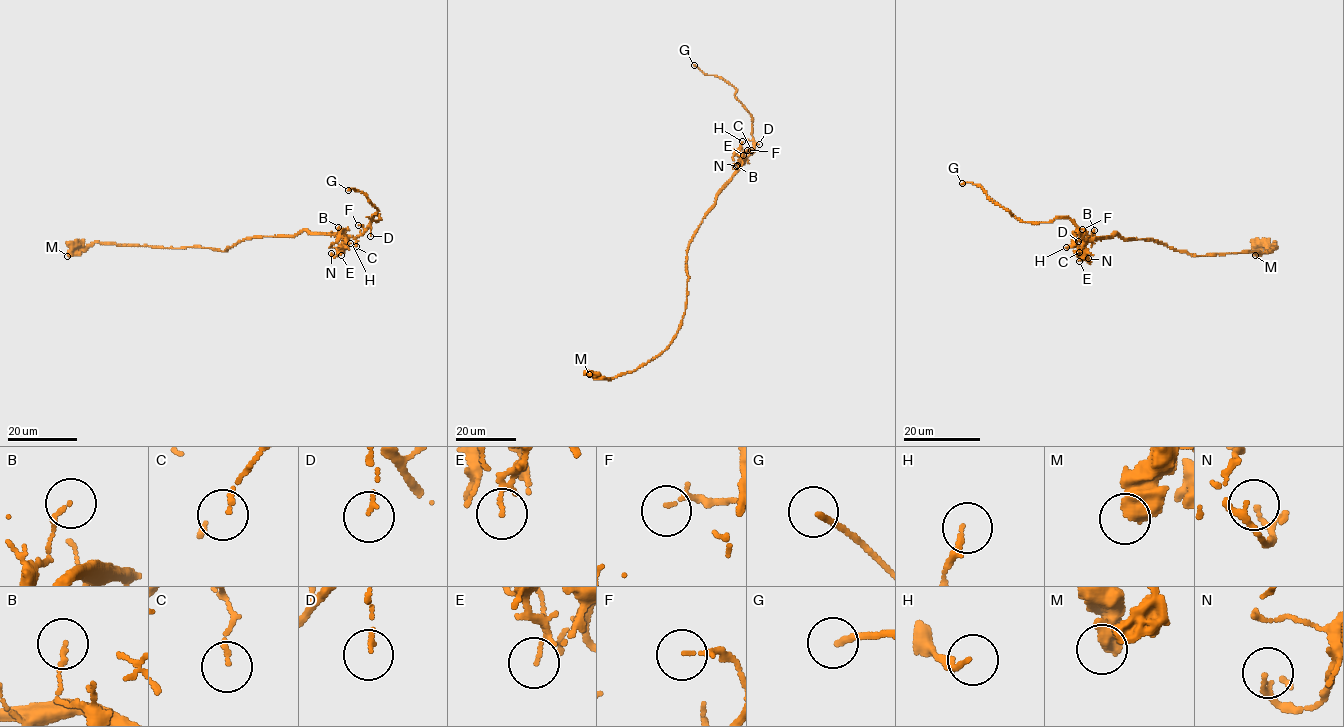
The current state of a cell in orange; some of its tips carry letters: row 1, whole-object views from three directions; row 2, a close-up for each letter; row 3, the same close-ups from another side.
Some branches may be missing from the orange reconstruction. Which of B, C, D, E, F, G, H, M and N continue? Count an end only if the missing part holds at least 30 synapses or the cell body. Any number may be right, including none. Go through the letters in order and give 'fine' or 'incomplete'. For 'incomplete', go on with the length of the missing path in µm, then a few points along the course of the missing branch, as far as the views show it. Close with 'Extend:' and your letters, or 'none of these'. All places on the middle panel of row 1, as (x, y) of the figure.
B: fine
C: fine
D: fine
E: fine
F: fine
G: incomplete | 30 µm | (694, 65), (626, 31)
H: fine
M: fine
N: fine
Extend: G

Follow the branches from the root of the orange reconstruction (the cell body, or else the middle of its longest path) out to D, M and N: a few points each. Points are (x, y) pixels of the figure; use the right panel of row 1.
D: (1145, 240), (1125, 240), (1116, 234), (1086, 242), (1078, 231), (1078, 241)
M: (1145, 240), (1154, 240), (1196, 255), (1268, 252), (1276, 248), (1275, 243), (1269, 247), (1259, 246), (1255, 255)
N: (1145, 240), (1125, 240), (1117, 234), (1094, 238), (1084, 249), (1085, 258), (1090, 262), (1088, 258)

